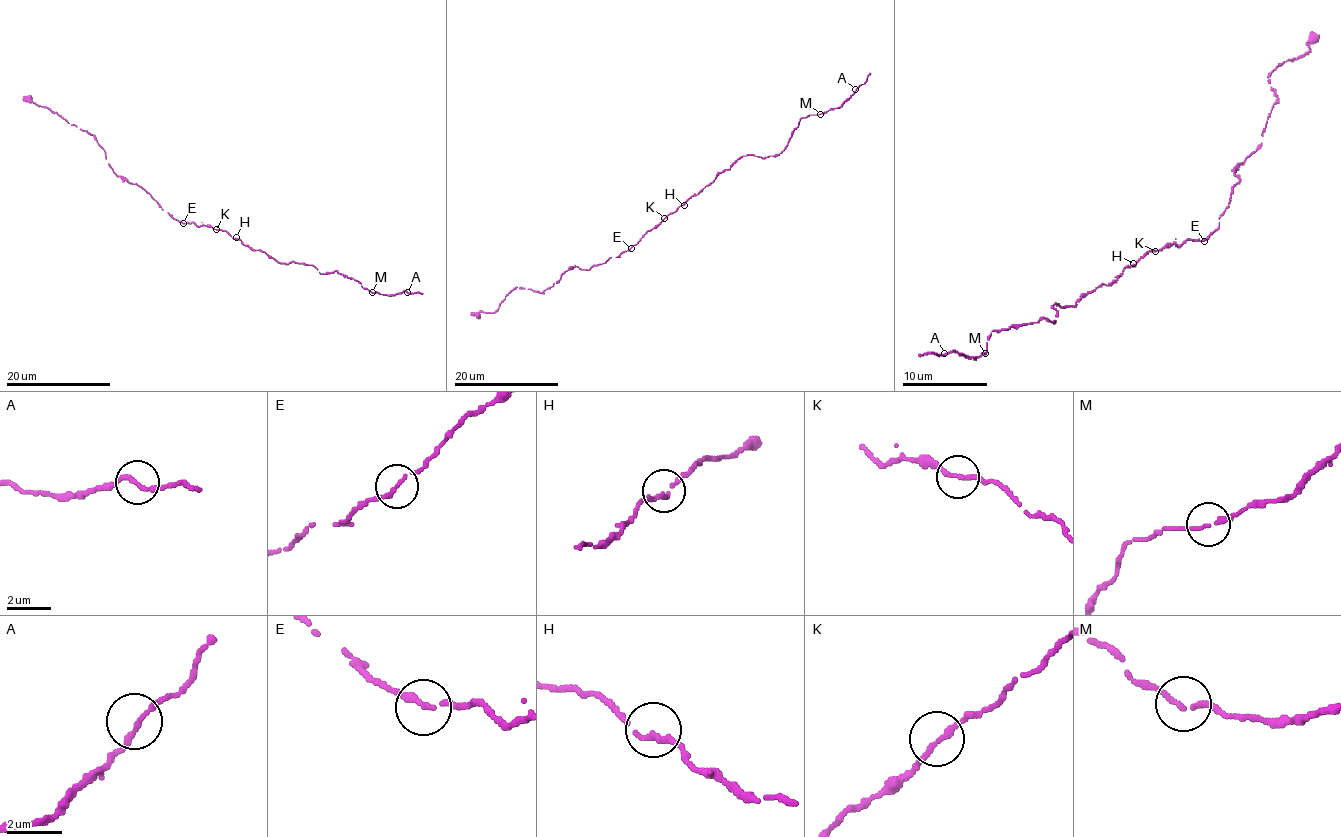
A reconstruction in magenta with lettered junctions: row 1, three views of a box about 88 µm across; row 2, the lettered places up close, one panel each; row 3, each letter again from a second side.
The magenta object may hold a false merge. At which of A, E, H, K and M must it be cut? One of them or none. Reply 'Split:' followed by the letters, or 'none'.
Split: none

